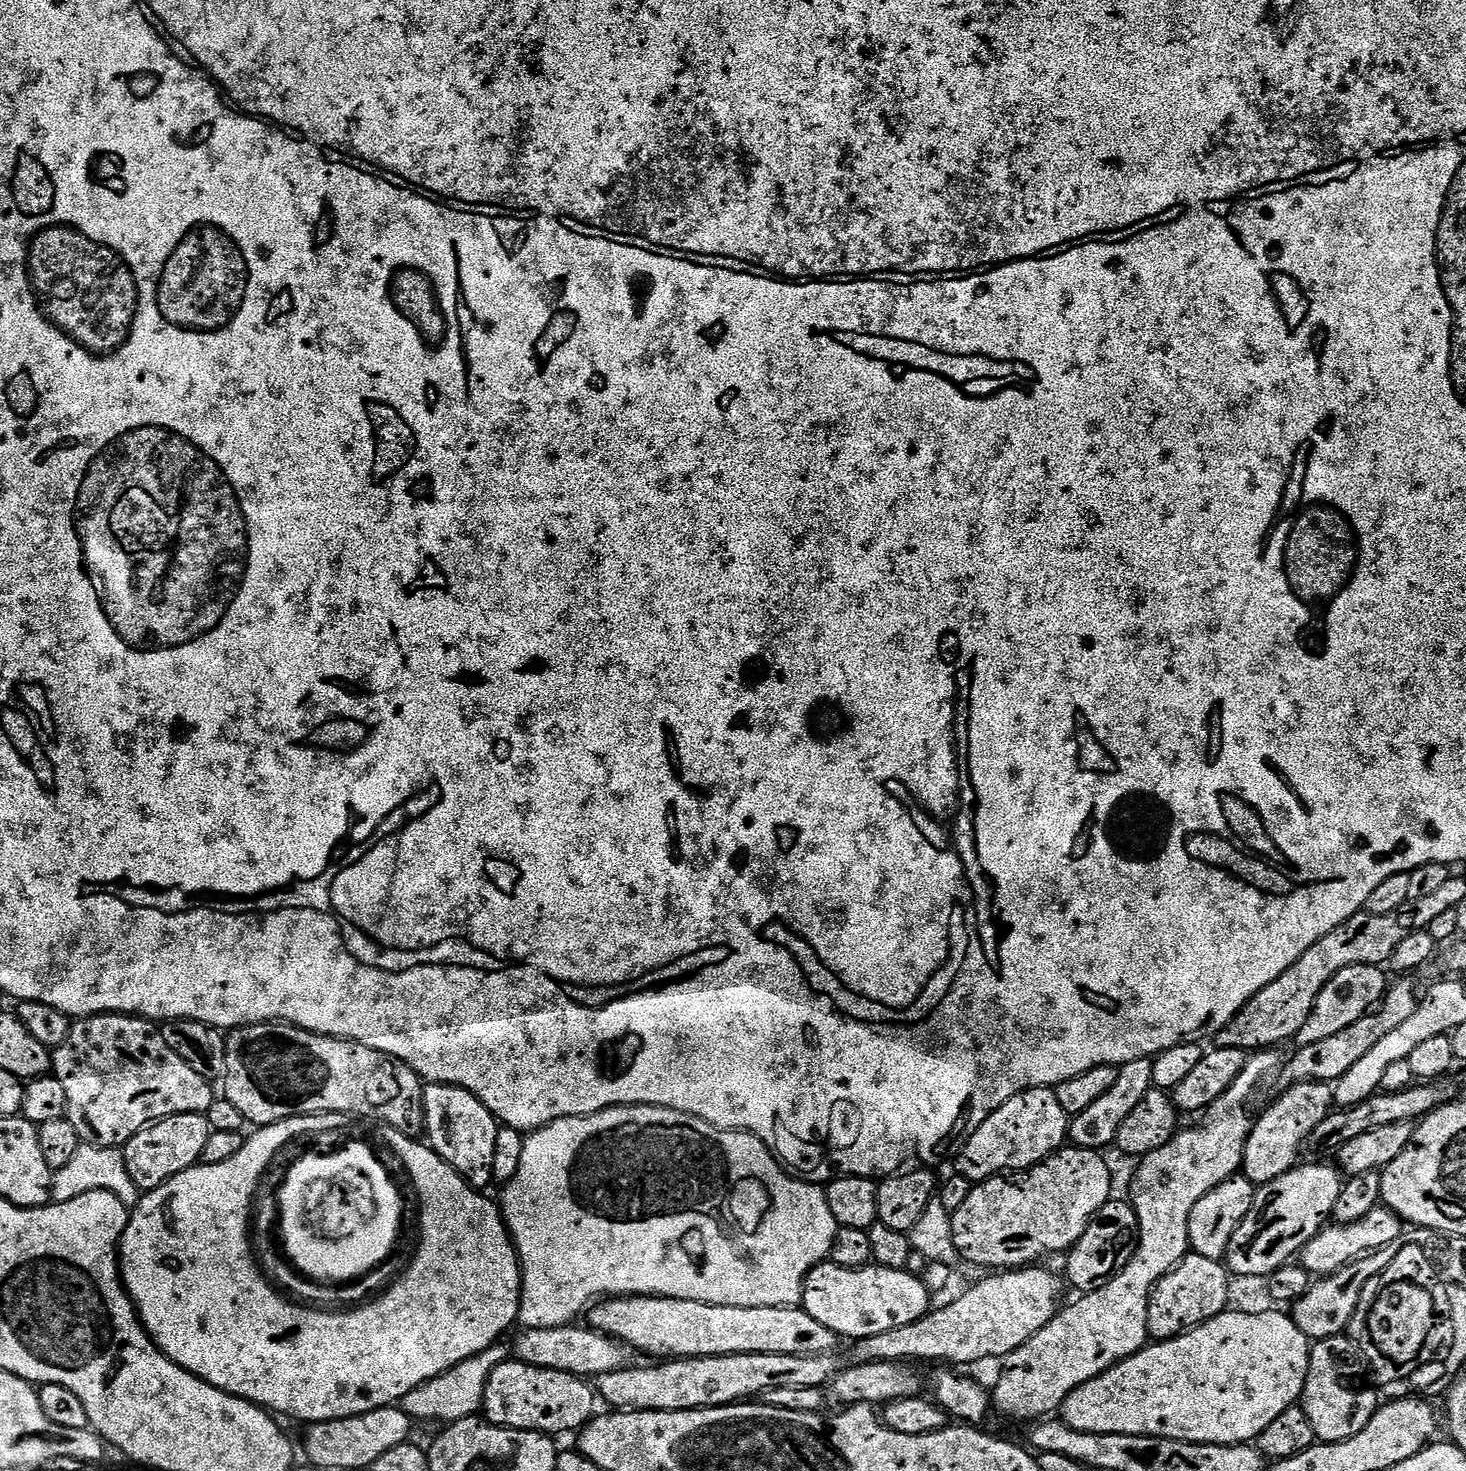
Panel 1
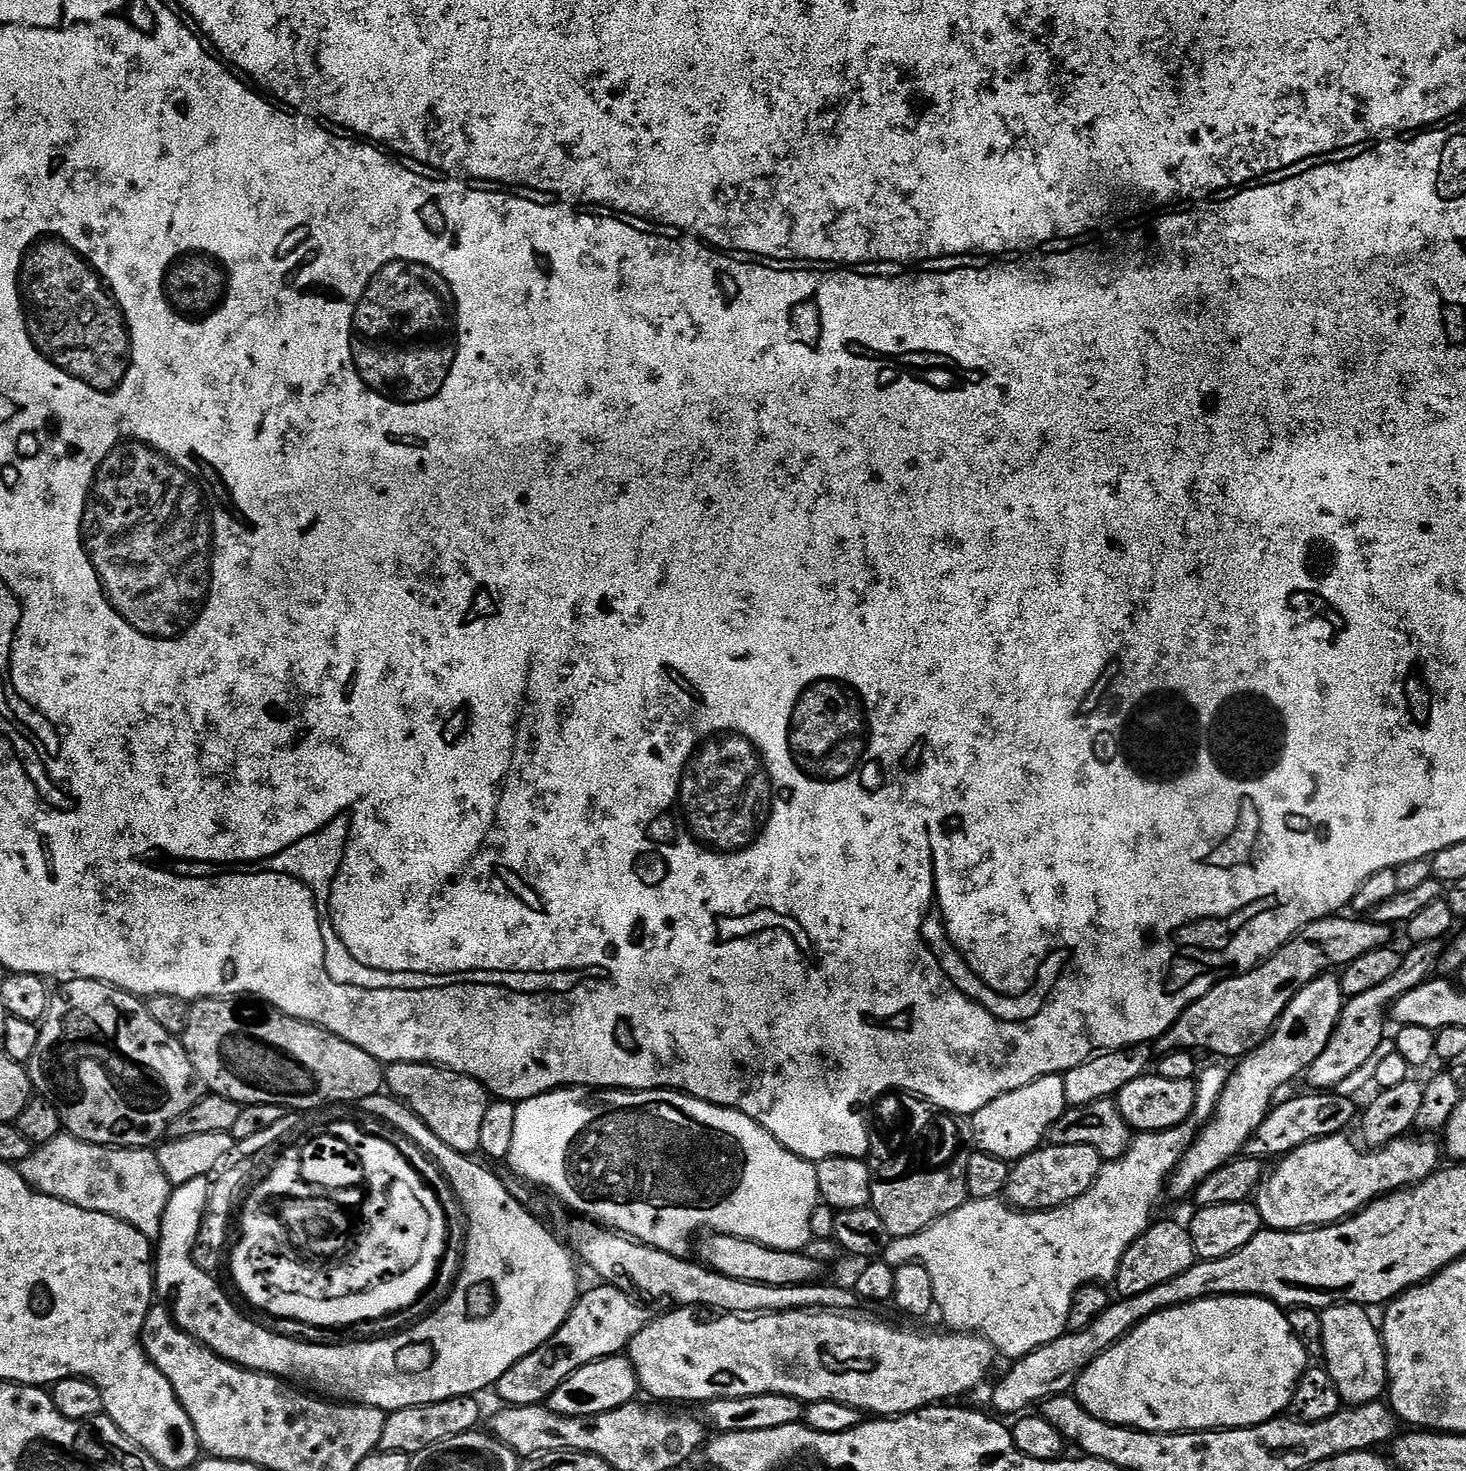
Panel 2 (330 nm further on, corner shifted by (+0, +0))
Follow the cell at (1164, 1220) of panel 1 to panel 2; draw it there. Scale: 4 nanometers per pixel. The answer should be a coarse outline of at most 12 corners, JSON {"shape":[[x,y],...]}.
{"shape":[[1317,976],[1231,1069],[1167,1195],[1243,1153],[1276,1091],[1328,1045],[1345,1003]]}

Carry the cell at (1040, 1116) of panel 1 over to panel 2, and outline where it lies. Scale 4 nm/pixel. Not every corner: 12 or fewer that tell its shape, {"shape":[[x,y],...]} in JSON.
{"shape":[[1063,1075],[1043,1076],[967,1121],[975,1151],[1015,1162],[1069,1107]]}

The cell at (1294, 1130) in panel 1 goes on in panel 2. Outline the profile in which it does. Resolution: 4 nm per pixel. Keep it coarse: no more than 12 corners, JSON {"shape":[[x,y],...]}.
{"shape":[[1417,944],[1382,986],[1345,1003],[1309,1089],[1335,1089],[1381,1051],[1386,1010],[1446,951]]}

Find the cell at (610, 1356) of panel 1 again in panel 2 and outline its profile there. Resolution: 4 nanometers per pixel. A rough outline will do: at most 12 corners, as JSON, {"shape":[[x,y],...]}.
{"shape":[[823,1310],[649,1319],[660,1400],[782,1394],[876,1418],[988,1376],[981,1336]]}

